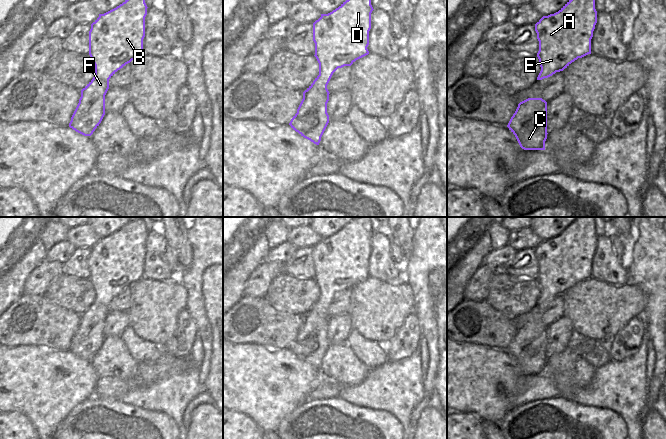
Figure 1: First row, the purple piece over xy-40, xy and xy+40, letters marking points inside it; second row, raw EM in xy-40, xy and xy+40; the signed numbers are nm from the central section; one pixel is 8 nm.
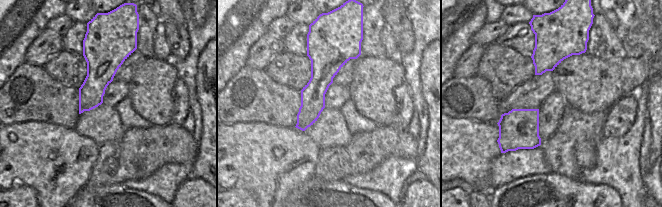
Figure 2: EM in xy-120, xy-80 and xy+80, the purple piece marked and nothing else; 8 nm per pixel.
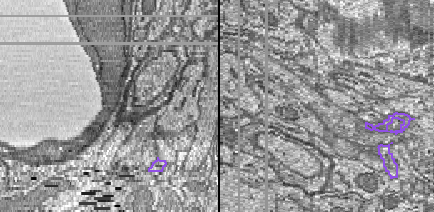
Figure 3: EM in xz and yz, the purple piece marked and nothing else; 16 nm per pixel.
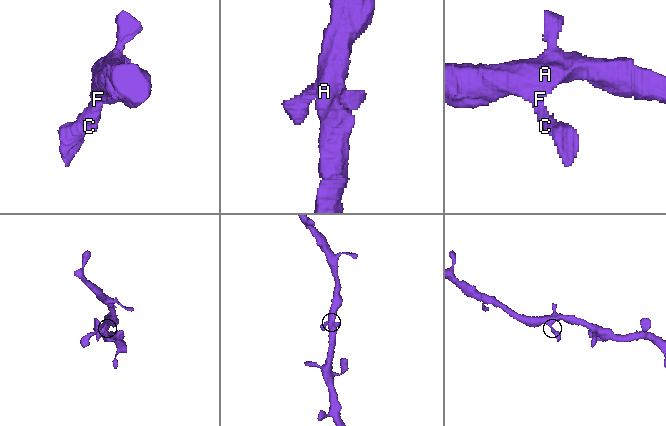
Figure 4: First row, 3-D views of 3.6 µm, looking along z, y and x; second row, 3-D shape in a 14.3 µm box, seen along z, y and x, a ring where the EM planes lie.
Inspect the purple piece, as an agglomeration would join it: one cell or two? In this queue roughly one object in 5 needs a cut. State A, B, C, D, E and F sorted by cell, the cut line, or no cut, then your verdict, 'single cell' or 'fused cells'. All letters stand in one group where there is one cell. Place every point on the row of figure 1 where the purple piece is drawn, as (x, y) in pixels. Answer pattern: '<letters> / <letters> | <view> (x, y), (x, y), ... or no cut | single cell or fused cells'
A B C D E F | no cut | single cell

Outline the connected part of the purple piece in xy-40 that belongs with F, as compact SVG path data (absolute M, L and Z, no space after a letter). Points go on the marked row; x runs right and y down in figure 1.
M125 0L116 8L99 14L89 31L89 55L95 65L93 79L81 90L79 103L71 117L69 127L76 132L91 136L105 115L105 95L109 79L126 64L143 54L145 37L145 0Z

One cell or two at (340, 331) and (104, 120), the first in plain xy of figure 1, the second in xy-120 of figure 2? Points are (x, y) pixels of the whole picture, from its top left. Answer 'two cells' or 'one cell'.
two cells

